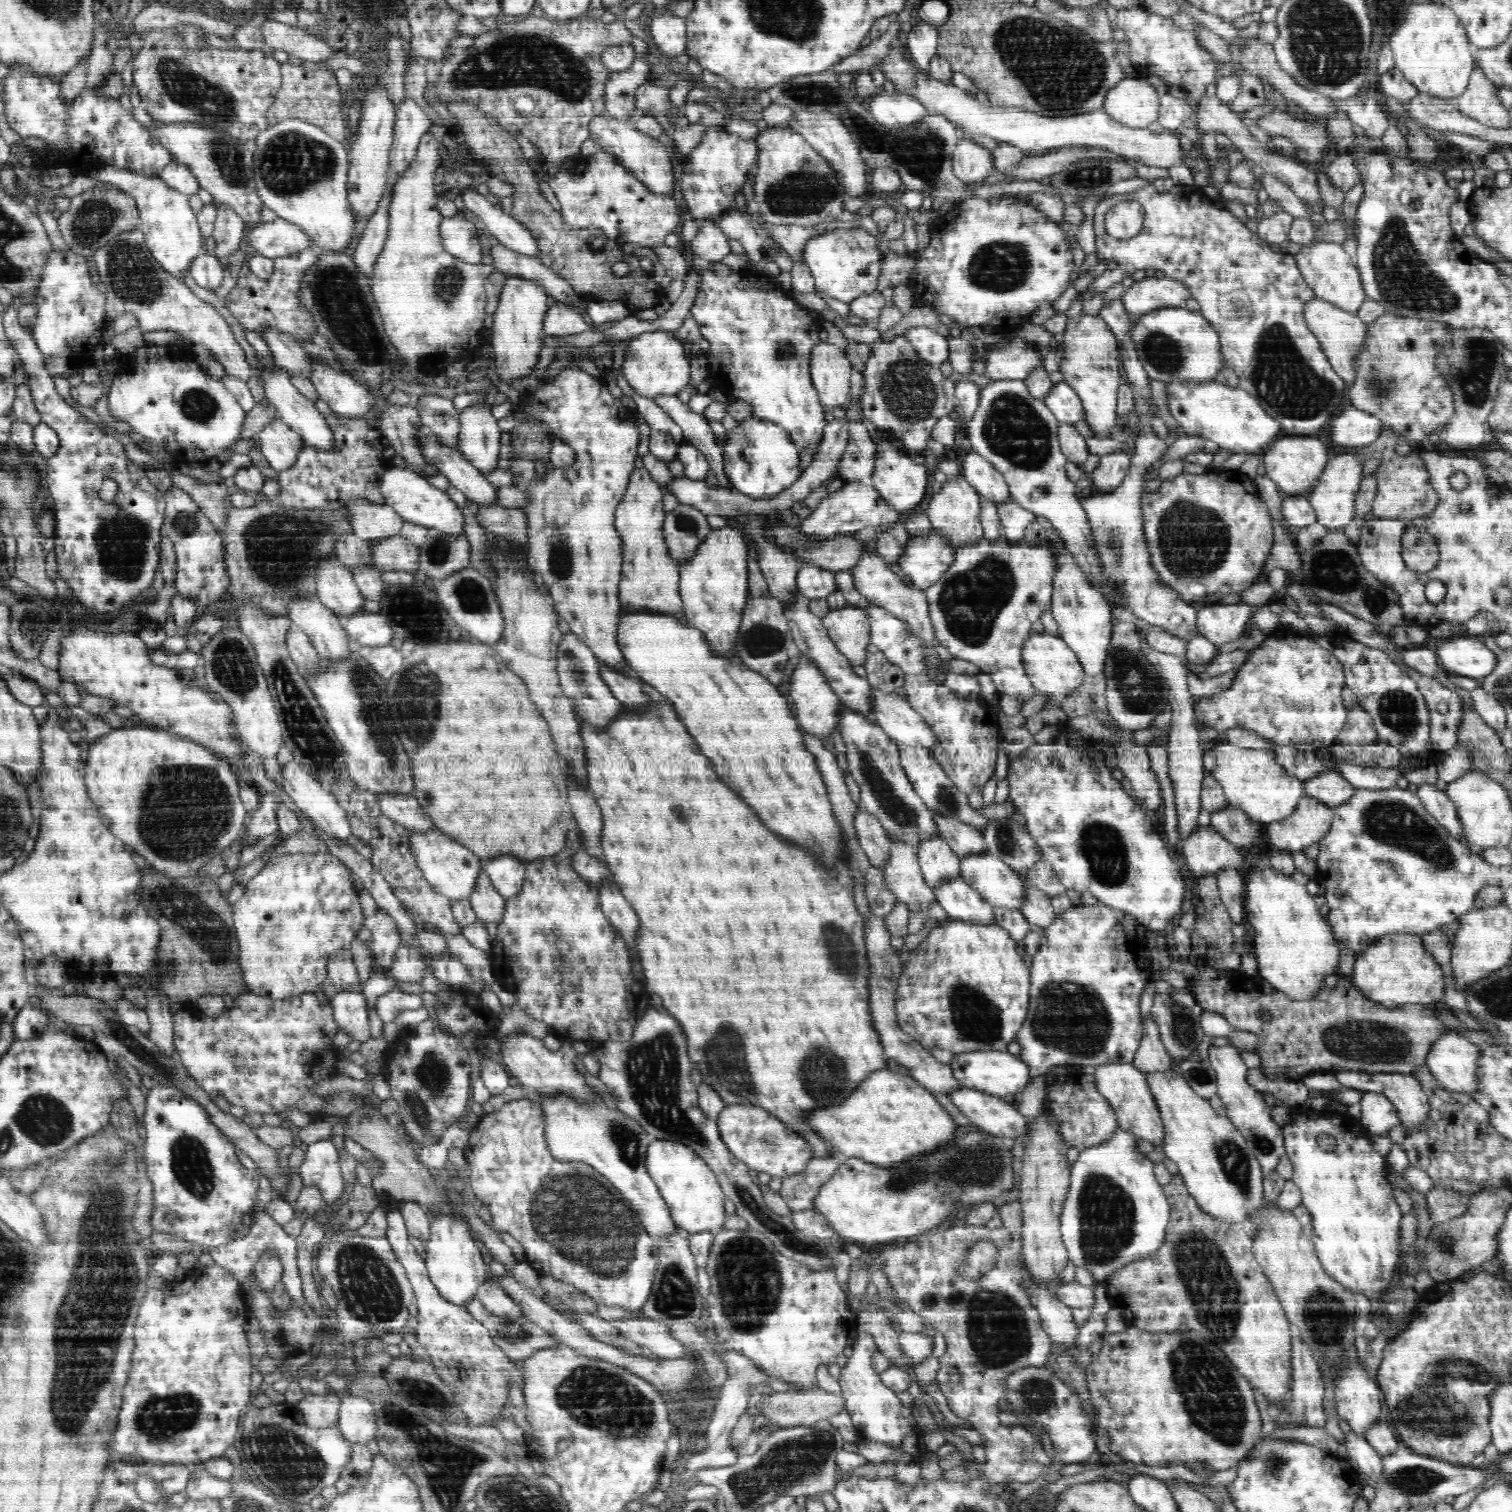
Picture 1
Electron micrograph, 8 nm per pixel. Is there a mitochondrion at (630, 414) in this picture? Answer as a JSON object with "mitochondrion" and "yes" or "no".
{"mitochondrion":"no"}

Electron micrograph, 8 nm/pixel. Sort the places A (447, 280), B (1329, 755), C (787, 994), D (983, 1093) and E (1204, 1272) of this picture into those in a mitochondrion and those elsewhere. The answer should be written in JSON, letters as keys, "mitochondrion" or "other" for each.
{"A":"mitochondrion","B":"other","C":"other","D":"other","E":"mitochondrion"}

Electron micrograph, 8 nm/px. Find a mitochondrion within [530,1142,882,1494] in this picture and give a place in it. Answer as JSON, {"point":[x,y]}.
{"point":[603,1402]}

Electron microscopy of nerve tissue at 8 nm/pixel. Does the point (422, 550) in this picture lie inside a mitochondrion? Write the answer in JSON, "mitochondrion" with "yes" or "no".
{"mitochondrion":"no"}

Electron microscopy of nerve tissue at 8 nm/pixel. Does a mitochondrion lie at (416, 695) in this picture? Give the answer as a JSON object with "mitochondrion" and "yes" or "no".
{"mitochondrion":"yes"}

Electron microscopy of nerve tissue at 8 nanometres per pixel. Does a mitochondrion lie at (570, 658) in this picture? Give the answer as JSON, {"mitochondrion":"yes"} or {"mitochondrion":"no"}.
{"mitochondrion":"yes"}

